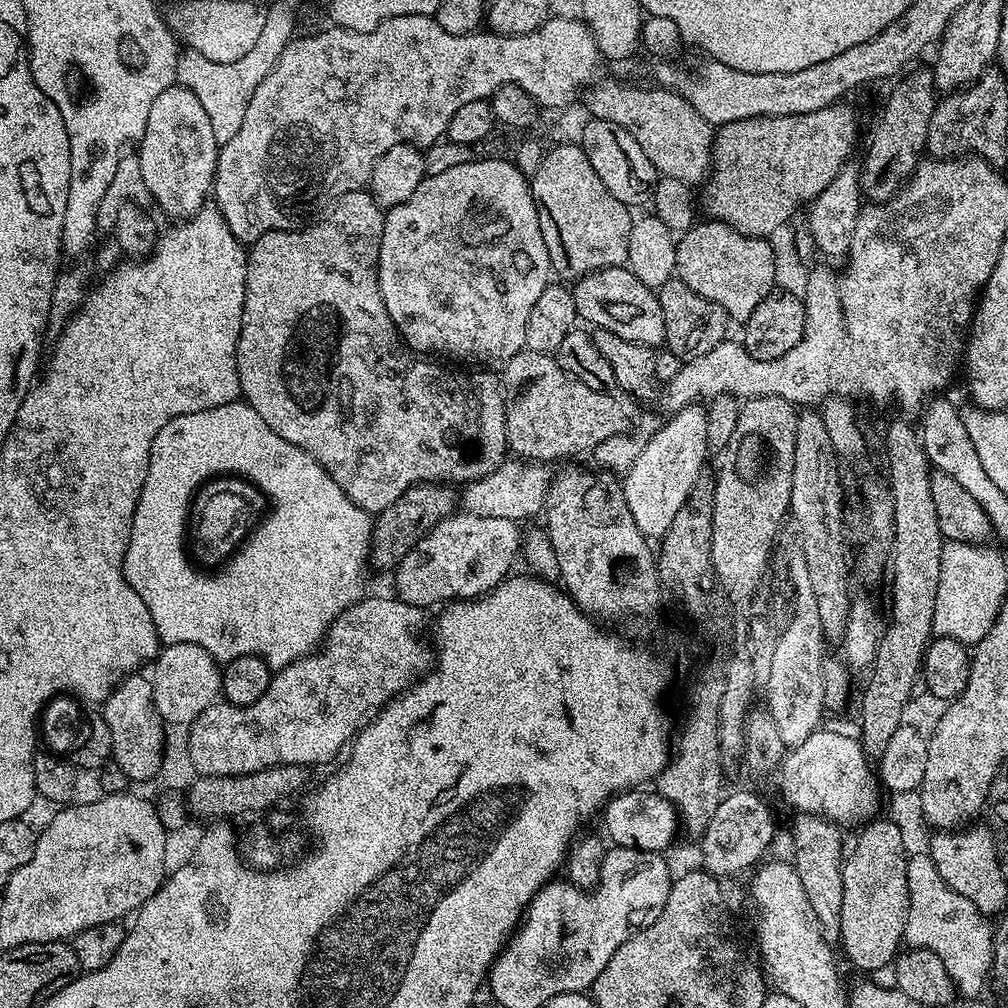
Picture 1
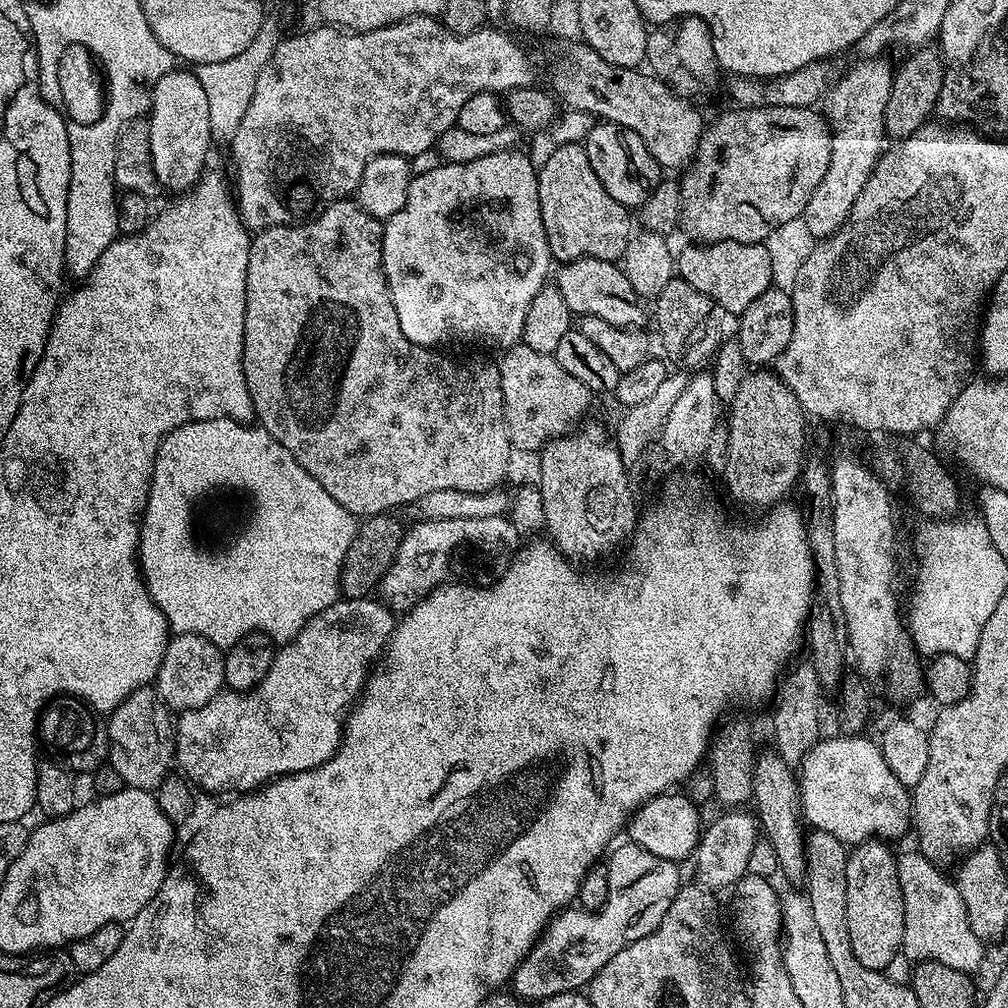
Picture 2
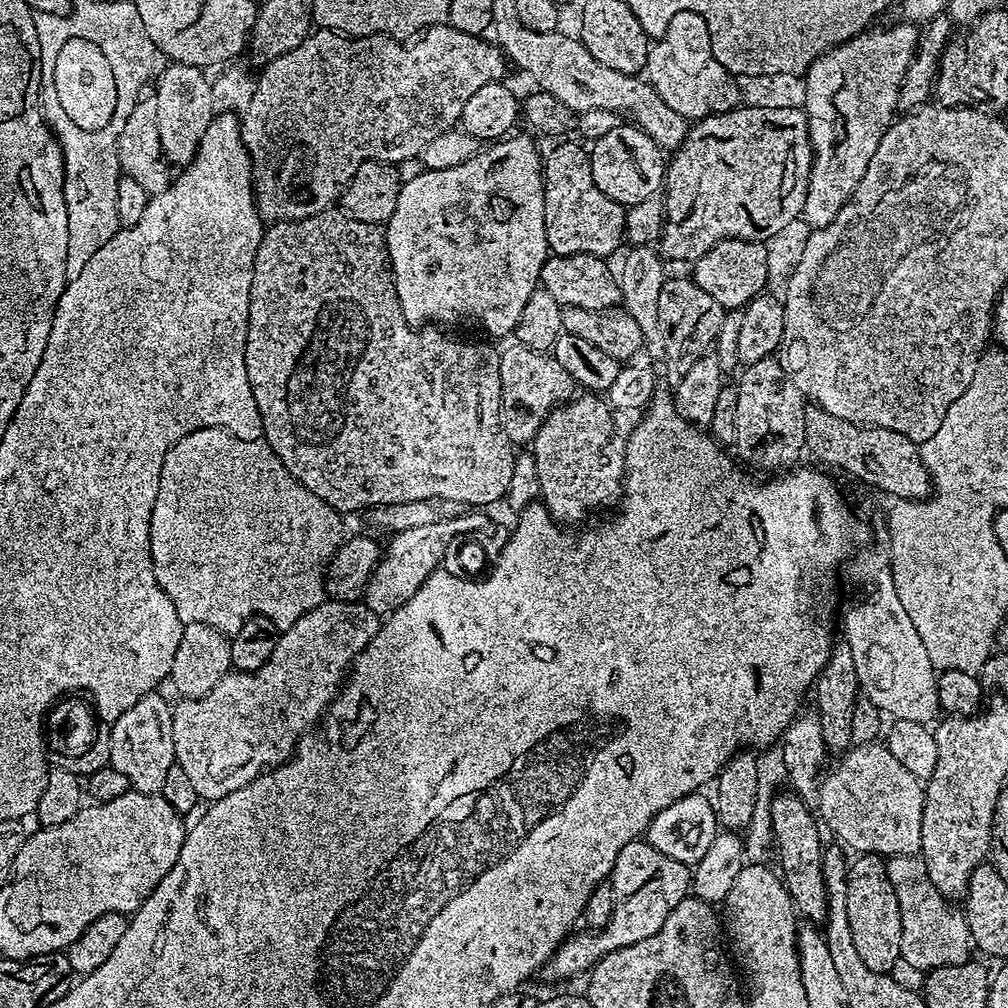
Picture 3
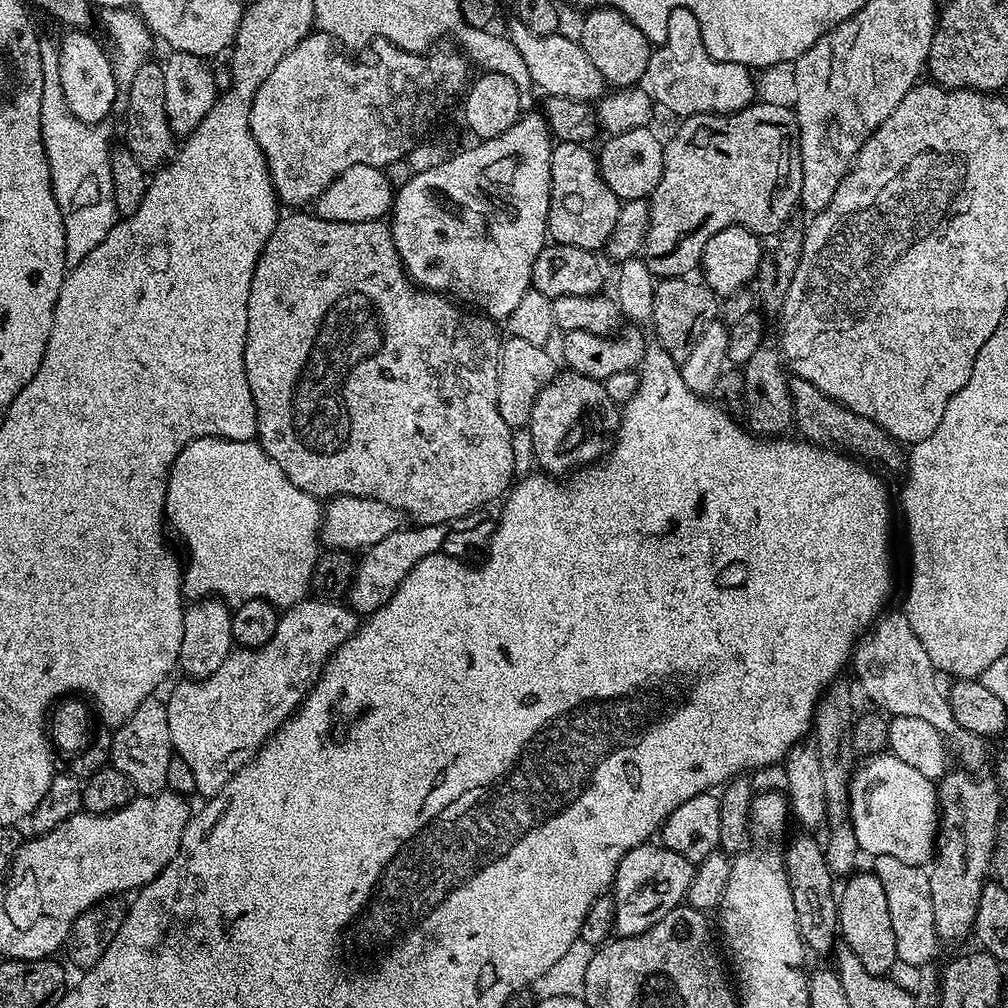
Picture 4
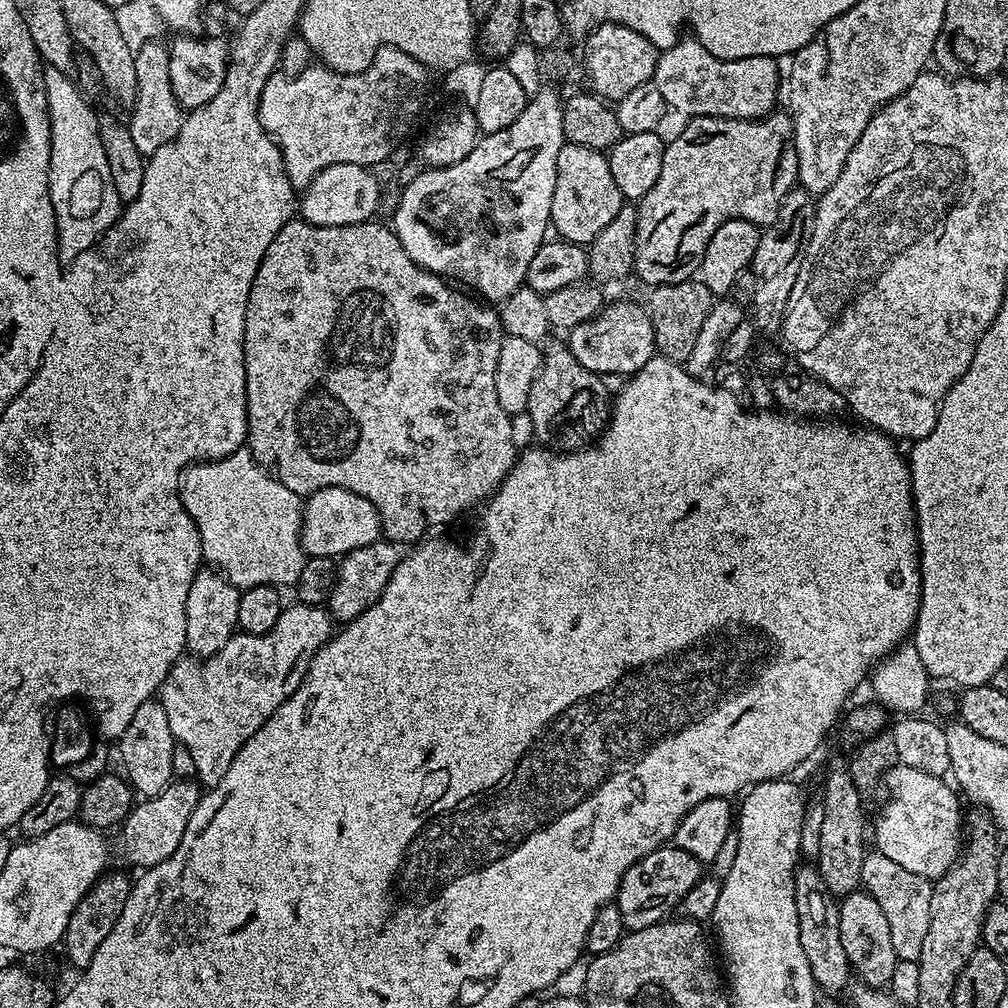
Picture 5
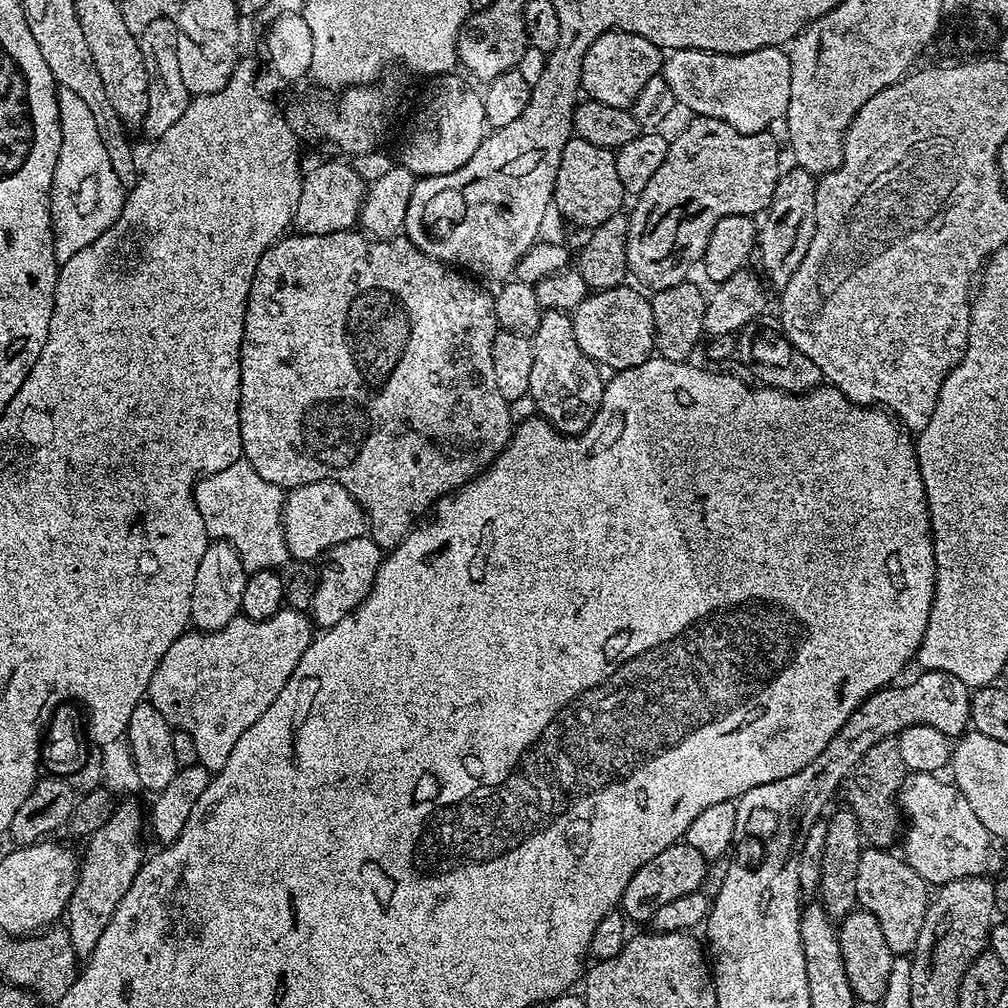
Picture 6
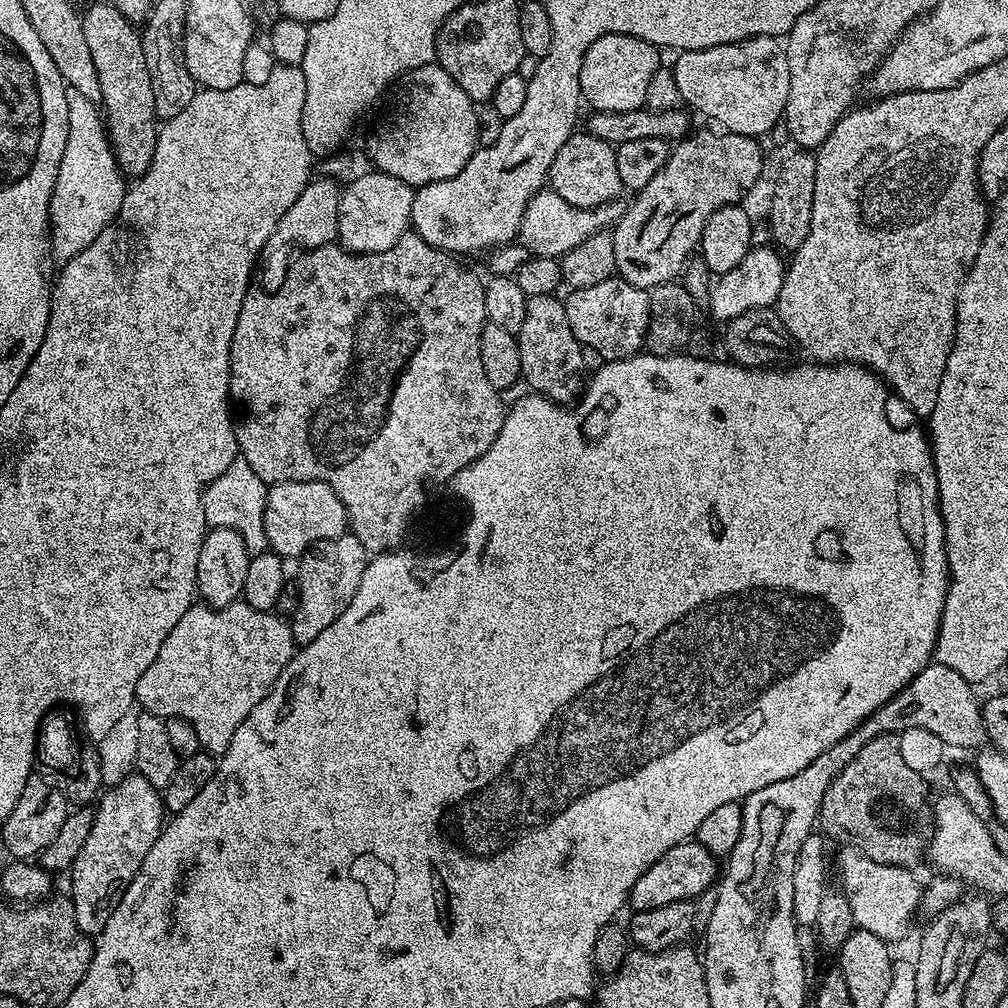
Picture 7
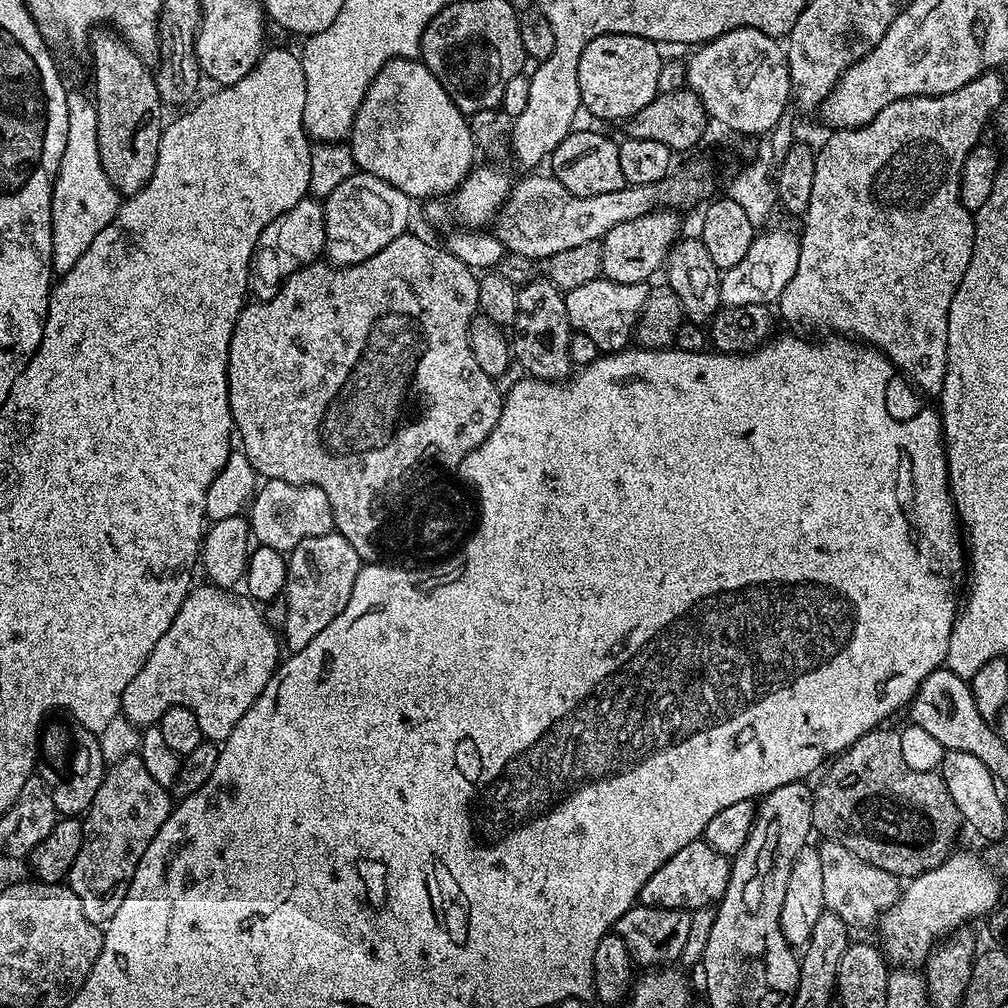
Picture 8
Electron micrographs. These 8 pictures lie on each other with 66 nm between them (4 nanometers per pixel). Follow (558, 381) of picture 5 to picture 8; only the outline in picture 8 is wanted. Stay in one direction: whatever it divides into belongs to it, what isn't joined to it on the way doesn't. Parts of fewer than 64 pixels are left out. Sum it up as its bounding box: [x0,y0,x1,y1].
[510,278,574,380]

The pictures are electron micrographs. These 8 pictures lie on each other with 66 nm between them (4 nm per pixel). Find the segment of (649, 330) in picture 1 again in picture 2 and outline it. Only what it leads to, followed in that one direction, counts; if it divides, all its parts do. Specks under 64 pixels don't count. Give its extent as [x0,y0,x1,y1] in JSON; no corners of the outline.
[554,258,645,329]

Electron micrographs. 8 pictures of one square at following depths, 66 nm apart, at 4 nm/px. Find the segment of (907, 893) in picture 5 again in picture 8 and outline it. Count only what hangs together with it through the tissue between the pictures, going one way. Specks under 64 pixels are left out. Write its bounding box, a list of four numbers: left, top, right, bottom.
[819,839,901,929]

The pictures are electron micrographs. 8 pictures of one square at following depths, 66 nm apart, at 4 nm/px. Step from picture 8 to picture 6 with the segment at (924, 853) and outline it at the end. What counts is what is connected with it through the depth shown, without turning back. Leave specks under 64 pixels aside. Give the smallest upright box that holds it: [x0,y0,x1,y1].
[842,739,906,849]

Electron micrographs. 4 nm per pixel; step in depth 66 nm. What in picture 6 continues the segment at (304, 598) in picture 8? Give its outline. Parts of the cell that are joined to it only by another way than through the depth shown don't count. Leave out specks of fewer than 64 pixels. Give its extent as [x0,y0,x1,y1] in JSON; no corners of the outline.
[310,534,382,629]

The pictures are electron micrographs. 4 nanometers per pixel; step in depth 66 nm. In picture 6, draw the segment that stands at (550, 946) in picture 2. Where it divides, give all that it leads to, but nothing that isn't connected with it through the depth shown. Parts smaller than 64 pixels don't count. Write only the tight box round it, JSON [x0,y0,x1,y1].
[619,842,709,921]

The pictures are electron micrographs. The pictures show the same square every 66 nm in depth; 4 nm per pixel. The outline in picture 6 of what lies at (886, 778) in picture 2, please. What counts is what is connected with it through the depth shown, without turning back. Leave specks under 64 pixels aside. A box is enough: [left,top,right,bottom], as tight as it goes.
[898,772,1001,886]

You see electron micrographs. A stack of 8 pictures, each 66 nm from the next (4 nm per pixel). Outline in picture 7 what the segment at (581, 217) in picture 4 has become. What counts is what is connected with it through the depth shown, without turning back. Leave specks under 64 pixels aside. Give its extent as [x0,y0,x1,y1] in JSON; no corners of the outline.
[546,130,622,208]

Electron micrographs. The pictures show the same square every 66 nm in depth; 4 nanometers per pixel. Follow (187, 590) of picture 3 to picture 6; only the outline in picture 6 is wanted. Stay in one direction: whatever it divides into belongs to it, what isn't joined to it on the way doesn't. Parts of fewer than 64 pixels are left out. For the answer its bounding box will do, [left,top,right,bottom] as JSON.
[194,459,289,573]

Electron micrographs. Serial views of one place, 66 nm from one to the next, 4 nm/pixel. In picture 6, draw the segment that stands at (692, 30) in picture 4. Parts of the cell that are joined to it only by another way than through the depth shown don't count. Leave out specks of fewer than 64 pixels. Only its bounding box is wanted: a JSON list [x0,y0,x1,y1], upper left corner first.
[661,47,790,133]

